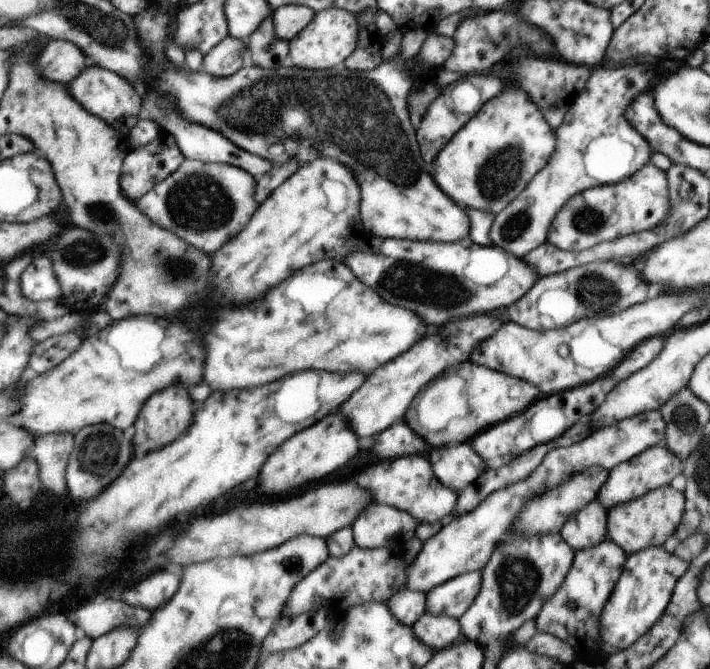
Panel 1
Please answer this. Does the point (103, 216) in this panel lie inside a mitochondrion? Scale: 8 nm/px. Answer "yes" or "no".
yes

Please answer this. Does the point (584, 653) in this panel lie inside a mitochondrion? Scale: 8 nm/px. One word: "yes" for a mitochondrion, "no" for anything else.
no

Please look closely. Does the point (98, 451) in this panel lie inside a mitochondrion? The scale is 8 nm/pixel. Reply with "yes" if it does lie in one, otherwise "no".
yes

